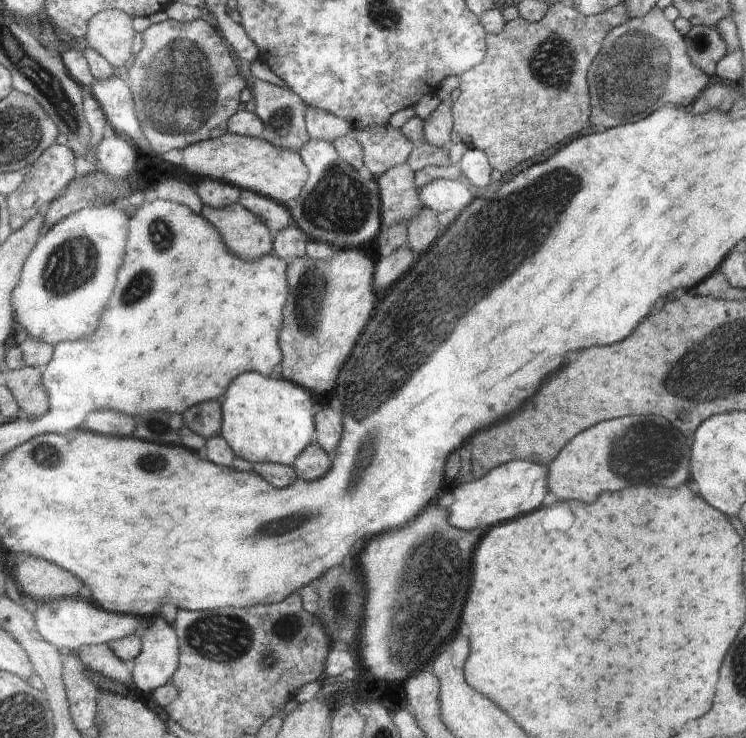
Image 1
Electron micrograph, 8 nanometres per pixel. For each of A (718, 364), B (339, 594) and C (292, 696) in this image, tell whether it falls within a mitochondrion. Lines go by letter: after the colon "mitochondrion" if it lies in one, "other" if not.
A: mitochondrion
B: mitochondrion
C: other

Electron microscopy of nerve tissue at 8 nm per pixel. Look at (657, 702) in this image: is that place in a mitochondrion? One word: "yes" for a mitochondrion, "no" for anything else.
no

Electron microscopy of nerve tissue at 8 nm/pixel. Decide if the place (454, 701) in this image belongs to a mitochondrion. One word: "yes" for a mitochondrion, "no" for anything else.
no

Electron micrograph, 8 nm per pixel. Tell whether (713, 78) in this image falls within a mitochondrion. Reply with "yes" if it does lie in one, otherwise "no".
no

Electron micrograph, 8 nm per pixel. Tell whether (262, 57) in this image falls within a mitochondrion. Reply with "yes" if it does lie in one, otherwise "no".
no

